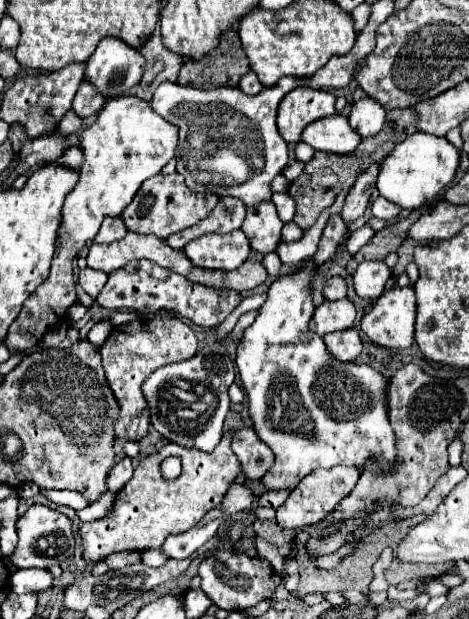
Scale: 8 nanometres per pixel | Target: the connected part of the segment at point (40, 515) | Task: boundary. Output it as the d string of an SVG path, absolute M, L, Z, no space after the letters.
M30 506L16 522L18 530L18 542L14 552L10 554L10 562L16 570L22 568L50 568L52 564L66 562L74 552L74 534L72 534L72 522L46 506Z

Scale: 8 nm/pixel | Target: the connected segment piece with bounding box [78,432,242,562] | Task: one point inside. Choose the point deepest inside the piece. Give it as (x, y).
(149, 508)

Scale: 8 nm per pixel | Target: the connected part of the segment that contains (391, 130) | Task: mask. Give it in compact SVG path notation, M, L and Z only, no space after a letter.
M398 108L398 110L388 112L388 122L384 130L378 132L376 136L362 138L360 146L352 154L342 156L342 154L330 154L330 152L314 152L314 158L304 164L304 174L300 174L300 178L296 178L292 186L288 188L288 194L296 202L294 222L302 230L308 230L316 222L320 212L334 204L336 196L342 190L350 190L356 178L362 172L366 172L366 168L370 168L374 162L382 162L398 142L404 142L414 132L416 132L416 114L410 108Z

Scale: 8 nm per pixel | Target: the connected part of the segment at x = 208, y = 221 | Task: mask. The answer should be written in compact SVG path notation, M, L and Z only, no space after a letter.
M220 198L216 208L198 224L182 230L180 234L172 234L166 242L168 246L180 250L184 248L190 240L198 238L198 236L204 236L204 234L210 234L210 232L220 232L220 234L226 234L226 232L232 232L232 230L238 230L244 222L244 216L246 216L246 206L244 202L240 202L238 198Z

